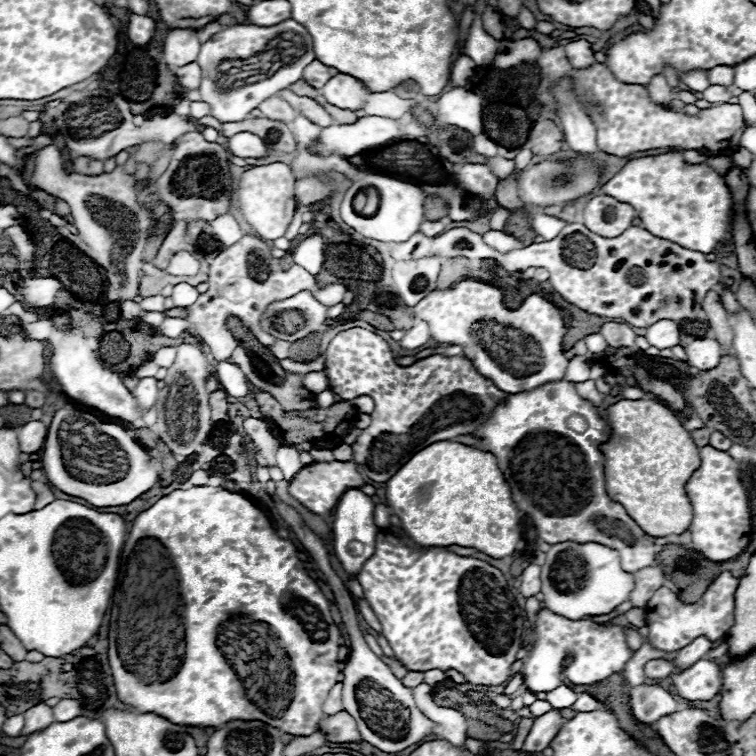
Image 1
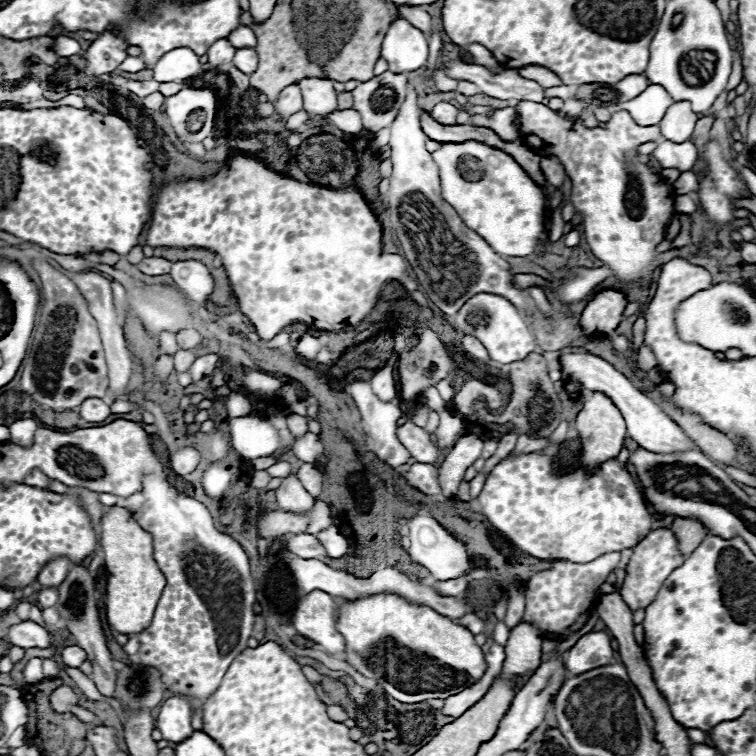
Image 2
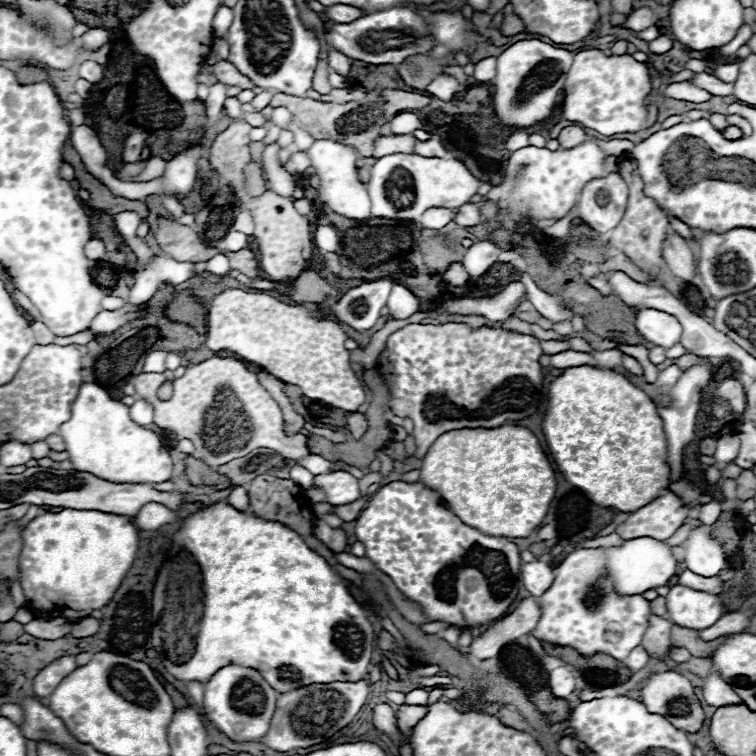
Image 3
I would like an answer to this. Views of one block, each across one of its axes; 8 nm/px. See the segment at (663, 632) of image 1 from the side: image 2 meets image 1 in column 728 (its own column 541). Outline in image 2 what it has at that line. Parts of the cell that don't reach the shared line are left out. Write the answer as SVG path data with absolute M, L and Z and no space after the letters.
M620 552L602 554L600 558L596 558L596 560L588 562L588 564L574 564L574 562L568 562L568 560L554 560L550 570L538 572L538 574L534 574L534 576L528 580L524 620L526 620L526 622L532 622L532 624L538 626L540 630L548 632L550 638L558 638L558 636L560 636L568 626L572 626L584 612L592 612L592 610L596 608L596 604L598 604L598 588L606 582L608 574L616 568L618 560L620 560Z

